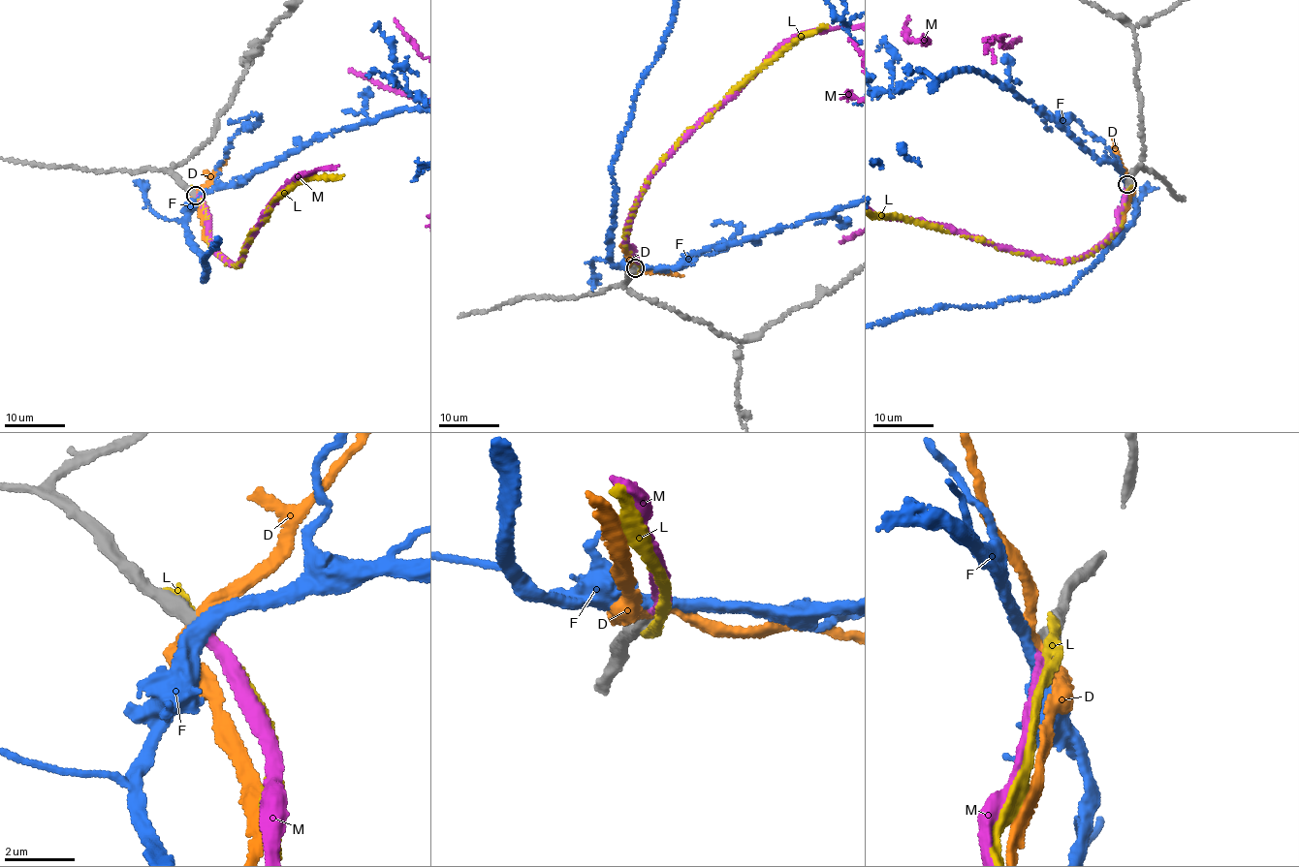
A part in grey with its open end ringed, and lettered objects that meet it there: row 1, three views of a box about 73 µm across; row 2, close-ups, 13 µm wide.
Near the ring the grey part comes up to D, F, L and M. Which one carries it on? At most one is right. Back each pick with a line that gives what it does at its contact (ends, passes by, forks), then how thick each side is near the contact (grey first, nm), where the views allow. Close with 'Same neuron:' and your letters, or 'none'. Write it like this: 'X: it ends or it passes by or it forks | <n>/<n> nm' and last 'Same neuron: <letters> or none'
M: it ends | 240/280 nm
Same neuron: M

